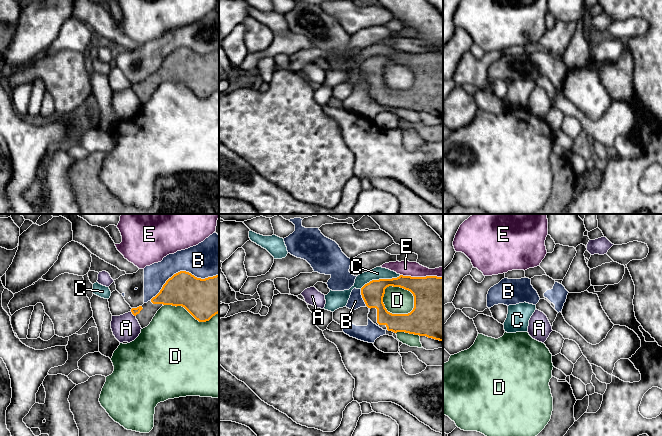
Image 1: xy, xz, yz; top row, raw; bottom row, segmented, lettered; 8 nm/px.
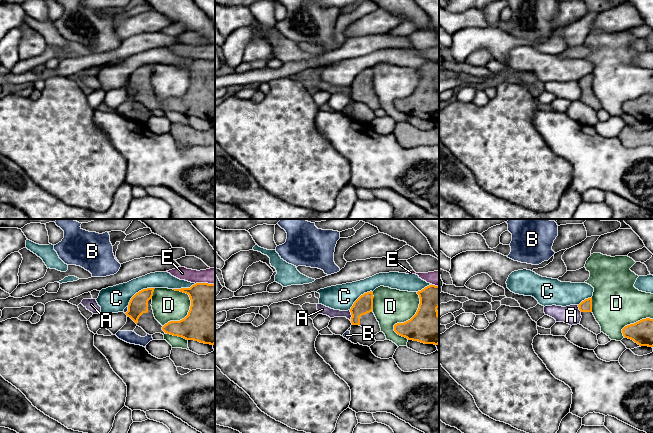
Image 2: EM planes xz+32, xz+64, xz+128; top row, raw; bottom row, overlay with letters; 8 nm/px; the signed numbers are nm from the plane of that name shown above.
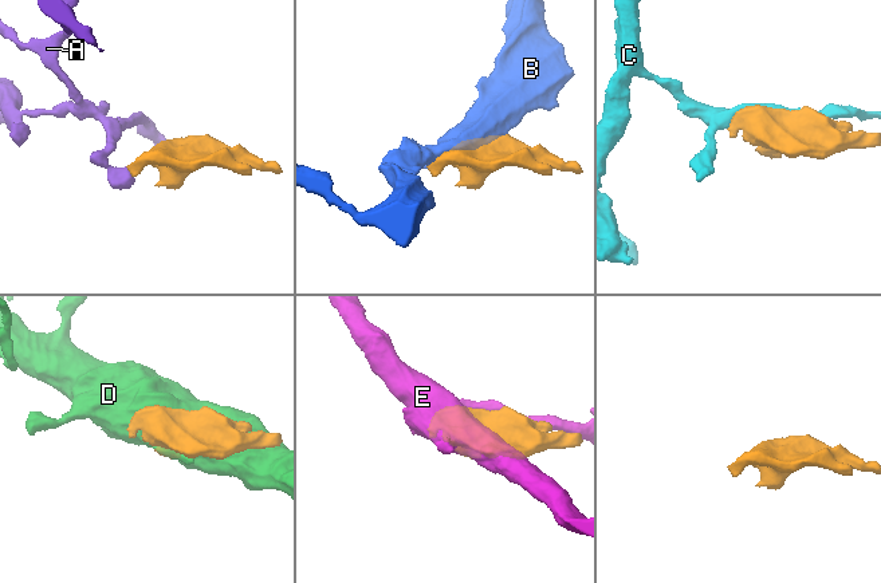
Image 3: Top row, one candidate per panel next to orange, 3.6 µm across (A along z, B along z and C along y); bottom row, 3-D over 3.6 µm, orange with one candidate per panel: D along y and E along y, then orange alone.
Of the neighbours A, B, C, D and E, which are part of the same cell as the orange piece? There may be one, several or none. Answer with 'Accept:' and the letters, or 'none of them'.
Accept: none of them

